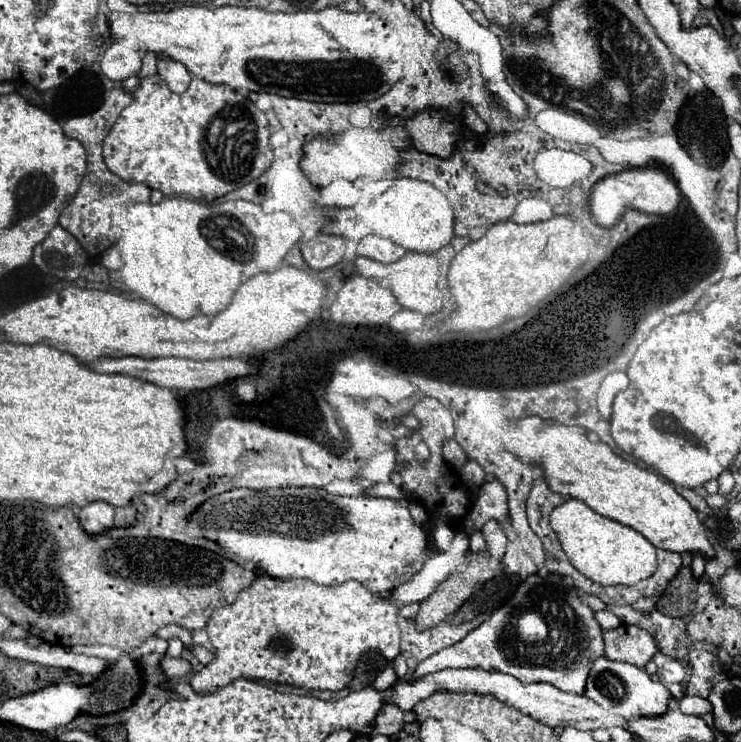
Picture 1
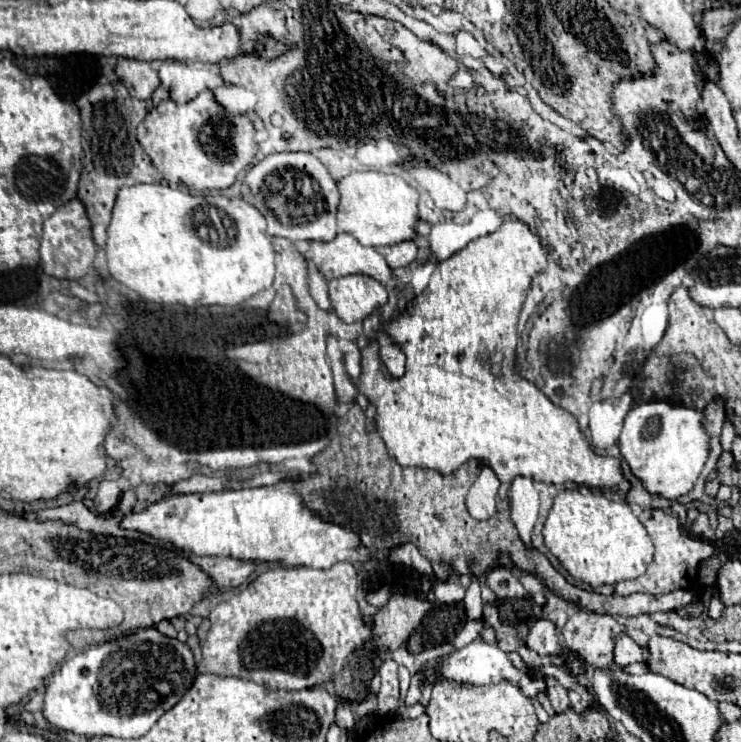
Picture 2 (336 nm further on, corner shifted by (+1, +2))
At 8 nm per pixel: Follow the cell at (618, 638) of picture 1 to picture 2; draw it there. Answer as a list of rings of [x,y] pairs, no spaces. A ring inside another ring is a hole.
[[[591,610],[575,612],[563,626],[563,638],[571,652],[595,668],[613,664],[615,638],[625,632],[625,626],[609,614]]]

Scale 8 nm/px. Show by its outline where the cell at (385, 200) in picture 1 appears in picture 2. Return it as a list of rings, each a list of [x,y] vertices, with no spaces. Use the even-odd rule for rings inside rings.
[[[353,172],[353,174],[345,176],[343,180],[339,180],[337,186],[341,192],[341,204],[339,204],[339,212],[337,212],[337,224],[339,224],[341,232],[355,236],[363,246],[393,246],[393,244],[399,244],[403,240],[415,240],[415,236],[417,236],[415,226],[419,222],[419,192],[413,186],[409,186],[401,176],[389,176],[389,174],[381,174],[381,172]]]

